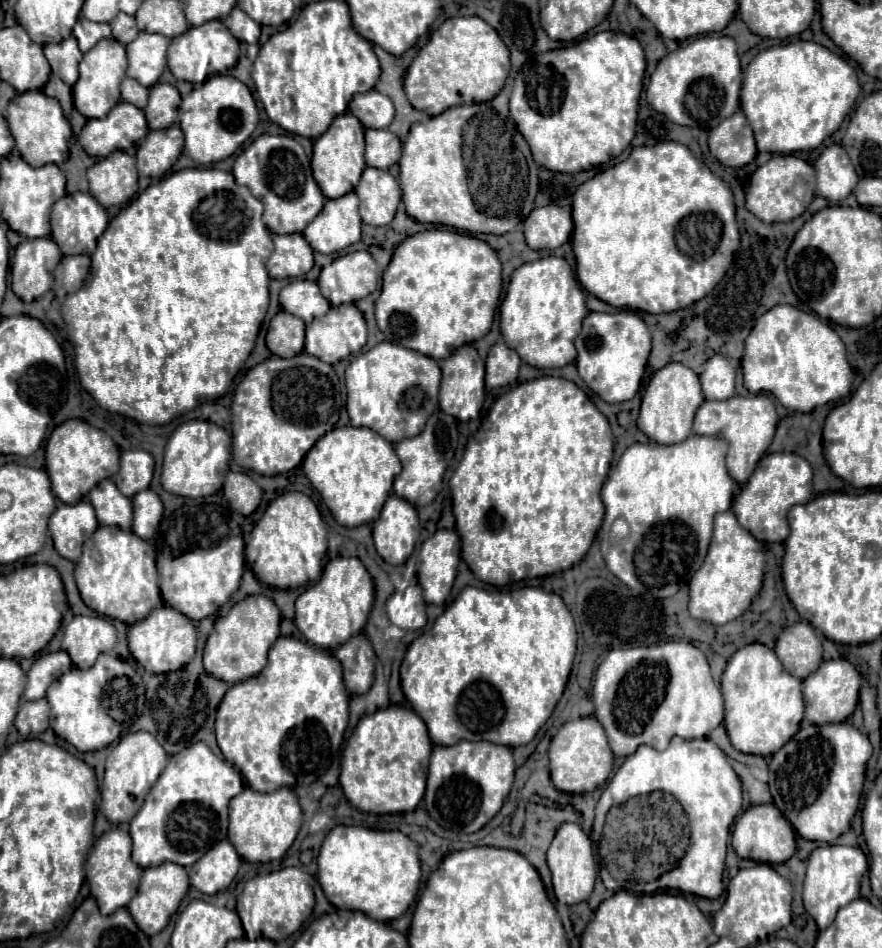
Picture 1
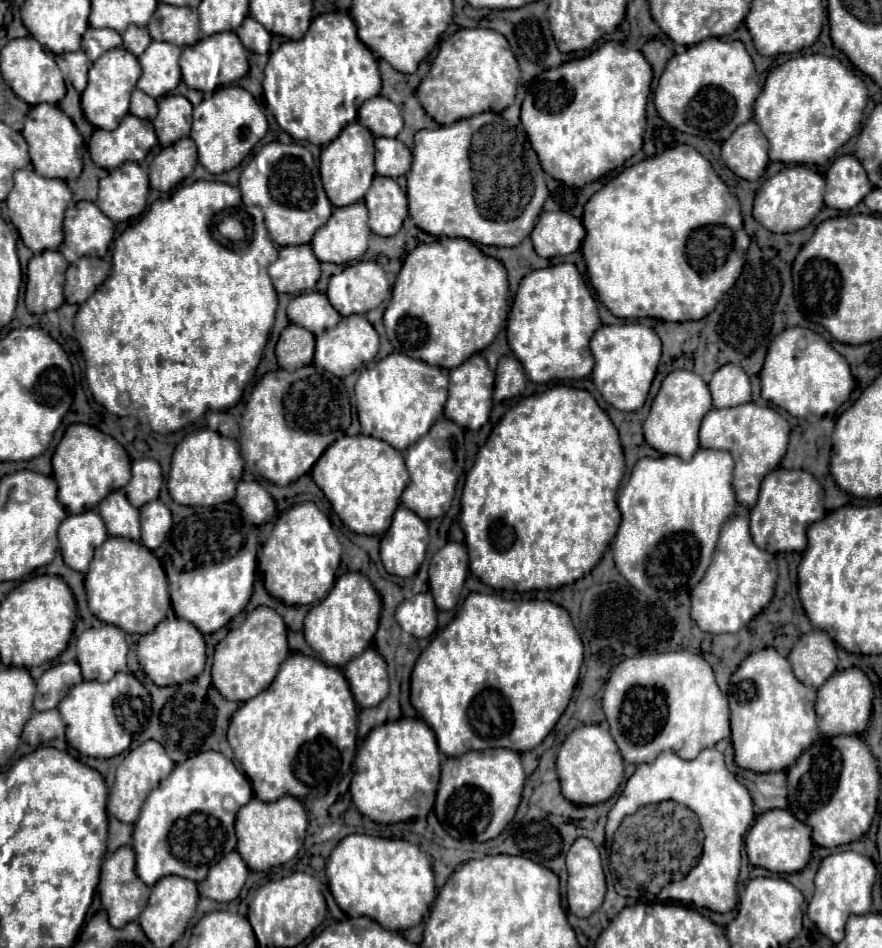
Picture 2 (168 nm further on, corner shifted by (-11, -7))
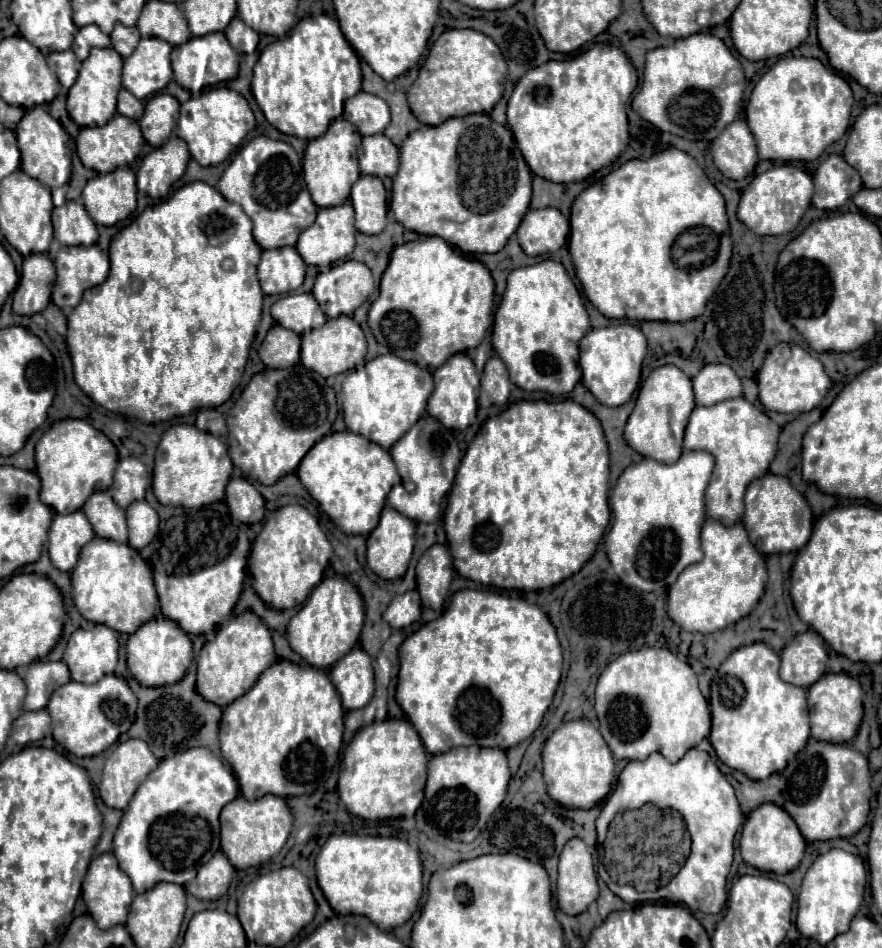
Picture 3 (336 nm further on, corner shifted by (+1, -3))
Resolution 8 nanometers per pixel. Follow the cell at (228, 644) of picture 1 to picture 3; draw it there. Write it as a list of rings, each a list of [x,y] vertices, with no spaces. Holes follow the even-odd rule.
[[[243,612],[221,626],[215,640],[203,646],[197,660],[197,692],[211,704],[227,708],[249,688],[253,688],[261,672],[275,660],[271,630],[253,612]]]

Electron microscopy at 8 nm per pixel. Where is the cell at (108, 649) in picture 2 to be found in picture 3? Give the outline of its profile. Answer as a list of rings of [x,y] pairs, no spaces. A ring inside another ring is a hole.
[[[97,624],[91,630],[79,628],[71,634],[63,662],[69,666],[71,680],[93,684],[117,666],[117,632]]]

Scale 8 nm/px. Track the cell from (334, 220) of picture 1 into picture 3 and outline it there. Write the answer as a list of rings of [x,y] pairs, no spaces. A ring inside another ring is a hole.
[[[347,200],[341,206],[321,208],[313,226],[309,226],[305,232],[301,232],[295,248],[297,248],[297,252],[301,254],[301,258],[305,260],[307,266],[319,266],[319,268],[331,266],[333,262],[339,262],[347,254],[351,254],[353,248],[355,248],[355,226],[353,226],[353,206],[351,206],[351,202]]]

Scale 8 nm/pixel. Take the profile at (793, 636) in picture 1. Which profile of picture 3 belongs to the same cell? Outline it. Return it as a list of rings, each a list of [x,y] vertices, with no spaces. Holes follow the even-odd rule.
[[[817,632],[797,634],[781,652],[781,678],[789,684],[809,688],[825,674],[827,652]]]

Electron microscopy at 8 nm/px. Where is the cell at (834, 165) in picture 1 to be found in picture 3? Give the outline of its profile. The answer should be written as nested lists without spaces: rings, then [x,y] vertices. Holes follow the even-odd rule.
[[[829,156],[823,160],[813,174],[813,184],[813,206],[819,210],[841,208],[863,186],[857,170],[851,168],[841,156]]]

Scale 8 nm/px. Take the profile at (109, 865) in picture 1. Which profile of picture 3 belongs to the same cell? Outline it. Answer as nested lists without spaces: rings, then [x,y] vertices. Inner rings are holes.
[[[101,854],[91,860],[83,880],[83,900],[99,928],[109,930],[117,924],[125,924],[125,916],[129,914],[129,904],[133,900],[133,886],[129,876],[125,876],[125,872],[119,870],[113,854]]]

